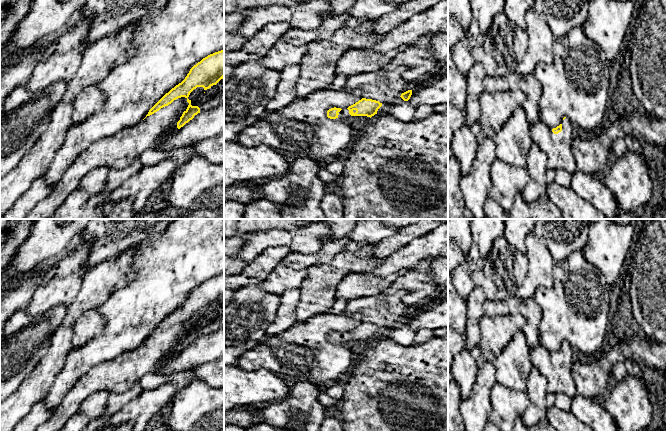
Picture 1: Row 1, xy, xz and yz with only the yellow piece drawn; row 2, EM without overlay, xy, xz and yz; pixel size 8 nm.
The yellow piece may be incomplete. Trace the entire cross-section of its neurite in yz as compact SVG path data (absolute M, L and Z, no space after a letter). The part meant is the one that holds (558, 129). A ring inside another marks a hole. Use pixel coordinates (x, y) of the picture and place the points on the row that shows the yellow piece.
M564 117L561 124L553 129L539 120L529 126L529 131L533 143L547 155L548 169L564 169L570 174L577 170L572 152L572 123L568 118Z

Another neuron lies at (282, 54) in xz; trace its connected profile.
M279 40L261 58L261 64L267 69L281 71L288 65L299 65L306 53L307 45L297 46Z

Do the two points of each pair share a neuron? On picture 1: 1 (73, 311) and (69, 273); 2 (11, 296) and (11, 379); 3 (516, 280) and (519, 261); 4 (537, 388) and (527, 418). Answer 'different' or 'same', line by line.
1: different
2: different
3: same
4: same

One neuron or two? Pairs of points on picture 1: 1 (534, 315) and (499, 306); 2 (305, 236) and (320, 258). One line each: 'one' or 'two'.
1: one
2: two

